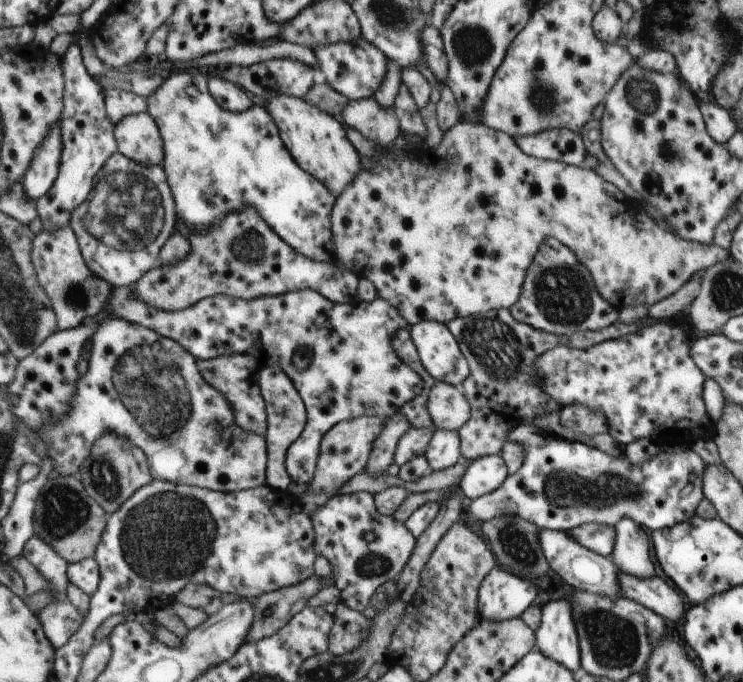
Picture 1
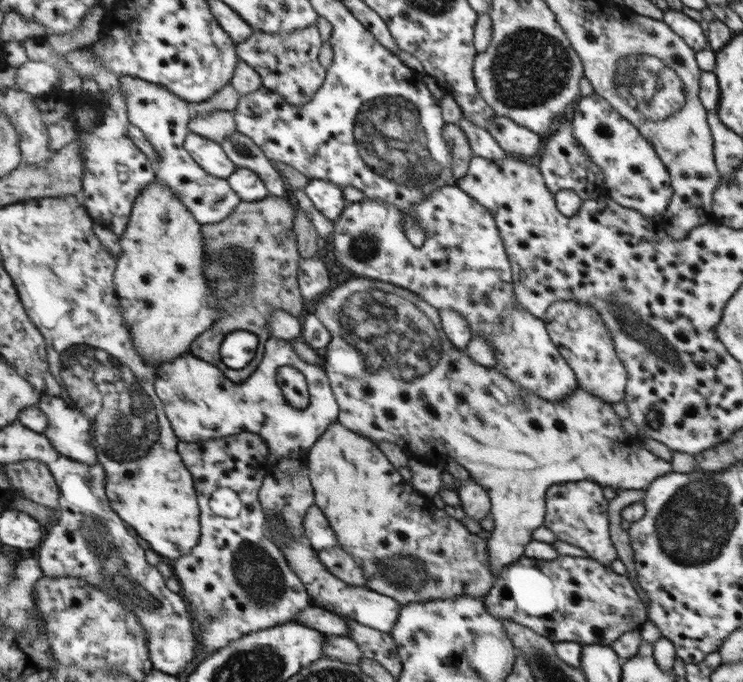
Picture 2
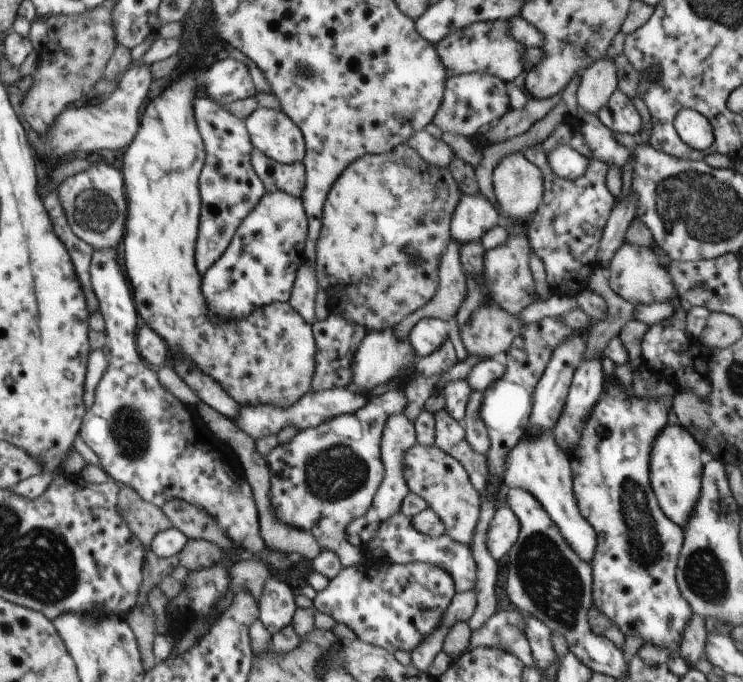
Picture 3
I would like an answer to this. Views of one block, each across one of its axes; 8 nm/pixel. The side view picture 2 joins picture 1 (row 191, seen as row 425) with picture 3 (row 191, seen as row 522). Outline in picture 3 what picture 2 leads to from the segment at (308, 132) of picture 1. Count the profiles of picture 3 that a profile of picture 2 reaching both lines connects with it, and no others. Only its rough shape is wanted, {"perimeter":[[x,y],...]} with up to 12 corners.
{"perimeter":[[408,143],[329,190],[329,312],[398,326],[440,288],[462,192]]}

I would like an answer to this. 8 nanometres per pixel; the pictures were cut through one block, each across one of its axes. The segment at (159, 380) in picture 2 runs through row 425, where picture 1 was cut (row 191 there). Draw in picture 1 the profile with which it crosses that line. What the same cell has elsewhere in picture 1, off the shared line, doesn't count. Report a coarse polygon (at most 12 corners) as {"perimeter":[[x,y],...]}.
{"perimeter":[[197,68],[147,98],[176,219],[250,206],[340,263],[337,198],[261,101],[227,111]]}

